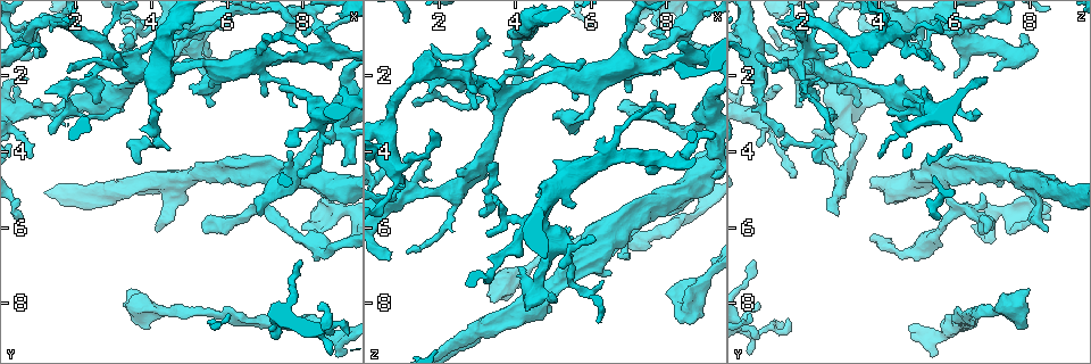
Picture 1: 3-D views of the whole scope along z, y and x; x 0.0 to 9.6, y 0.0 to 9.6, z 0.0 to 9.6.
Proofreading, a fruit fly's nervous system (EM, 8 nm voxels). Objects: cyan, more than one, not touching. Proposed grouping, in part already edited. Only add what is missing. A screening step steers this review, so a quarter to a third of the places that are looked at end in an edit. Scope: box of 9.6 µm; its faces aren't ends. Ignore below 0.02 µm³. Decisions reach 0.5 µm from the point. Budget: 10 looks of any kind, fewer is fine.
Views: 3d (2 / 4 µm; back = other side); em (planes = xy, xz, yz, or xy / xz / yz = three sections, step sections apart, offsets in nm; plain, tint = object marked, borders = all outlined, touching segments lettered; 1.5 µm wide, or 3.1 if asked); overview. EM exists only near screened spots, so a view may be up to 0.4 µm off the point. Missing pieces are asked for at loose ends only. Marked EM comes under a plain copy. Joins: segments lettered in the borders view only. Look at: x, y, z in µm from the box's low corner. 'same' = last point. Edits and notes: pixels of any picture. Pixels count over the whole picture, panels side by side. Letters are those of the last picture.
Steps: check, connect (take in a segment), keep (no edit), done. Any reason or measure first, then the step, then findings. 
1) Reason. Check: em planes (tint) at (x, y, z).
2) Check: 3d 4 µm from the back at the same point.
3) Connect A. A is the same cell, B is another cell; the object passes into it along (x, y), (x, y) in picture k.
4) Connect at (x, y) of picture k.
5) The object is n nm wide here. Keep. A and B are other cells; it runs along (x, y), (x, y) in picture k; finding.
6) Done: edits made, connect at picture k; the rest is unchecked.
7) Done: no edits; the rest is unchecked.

An open end. Check: em xy step 8 (borders) at (4.15, 6.15, 8.45).

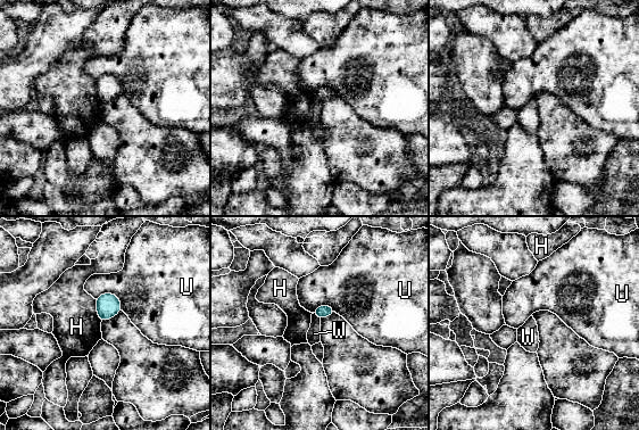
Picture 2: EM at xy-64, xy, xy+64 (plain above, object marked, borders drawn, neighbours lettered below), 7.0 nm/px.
The longest contact is with U, 200 nm. Keep. H, U and W are other cells; a border runs along (313, 313), (320, 320) in picture 2; none of them fits.

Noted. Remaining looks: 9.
Thin end. Check: 3d 2 µm at (3.25, 0.75, 6.15).

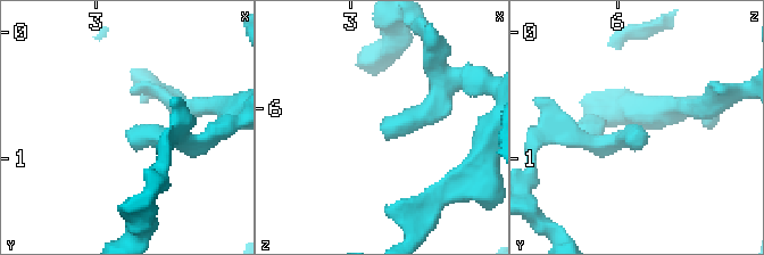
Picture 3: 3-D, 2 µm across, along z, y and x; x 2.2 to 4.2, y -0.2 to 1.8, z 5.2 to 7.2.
Now the EM. Check: em xy step 8 (tint) at (3.22, 0.80, 6.16).

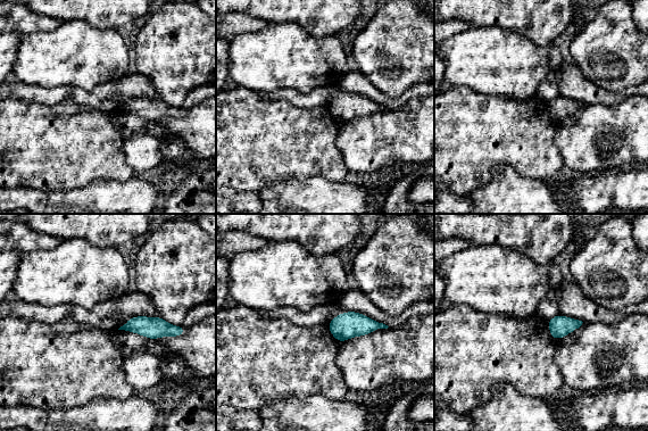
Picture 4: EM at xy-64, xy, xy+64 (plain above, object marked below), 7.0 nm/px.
See the neighbours. Check: em xy step 8 (borders) at the same point.

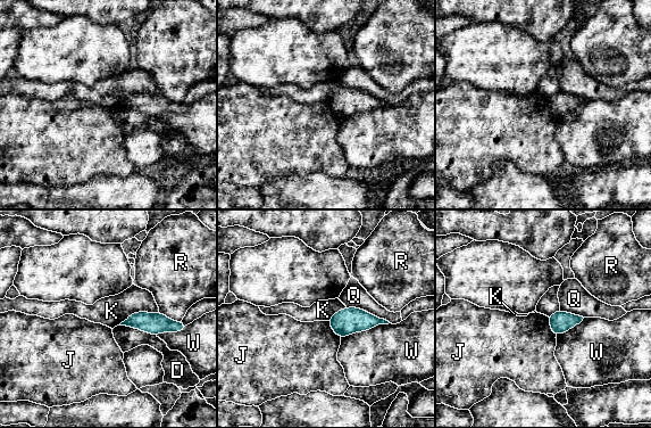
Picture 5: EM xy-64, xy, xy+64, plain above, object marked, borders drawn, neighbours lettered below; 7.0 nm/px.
Keep. D, J, K, Q, R and W are other cells; a border runs along (547, 317), (551, 331), (556, 336) in picture 5; none of them fits.

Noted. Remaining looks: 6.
Check: em planes (borders) at (4.30, 1.35, 8.20).

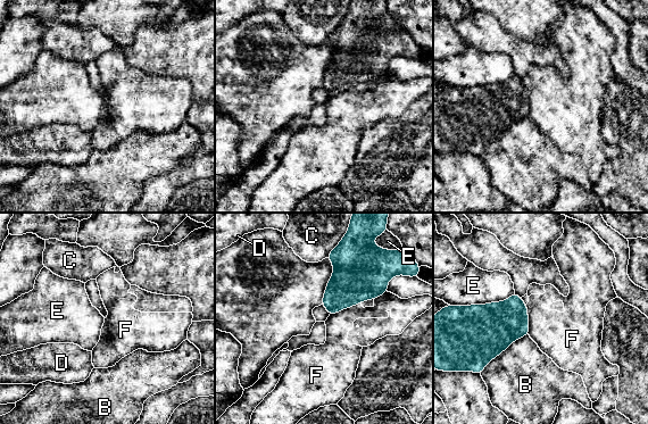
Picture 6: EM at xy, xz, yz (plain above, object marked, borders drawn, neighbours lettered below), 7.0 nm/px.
The longest contact is with B, 400 nm. Keep. B, C, D, E and F are other cells; a border runs along (360, 302), (329, 316) in picture 6; no lettered segment goes on from it.

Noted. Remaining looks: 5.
Tapers out. Check: em planes (borders) at (3.05, 1.35, 0.75).

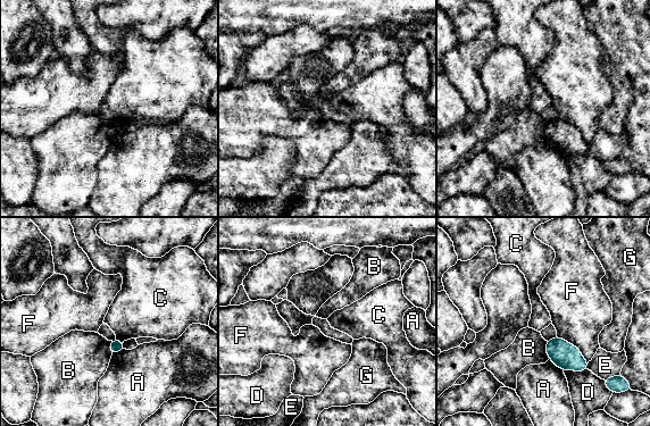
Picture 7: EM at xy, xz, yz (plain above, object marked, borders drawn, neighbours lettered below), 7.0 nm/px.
Keep. A, B, C, D, E, F and G are other cells; a border runs along (116, 339), (123, 342) in picture 7; no lettered segment goes on from it.

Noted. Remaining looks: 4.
Done: no edits; the rest is unchecked.

